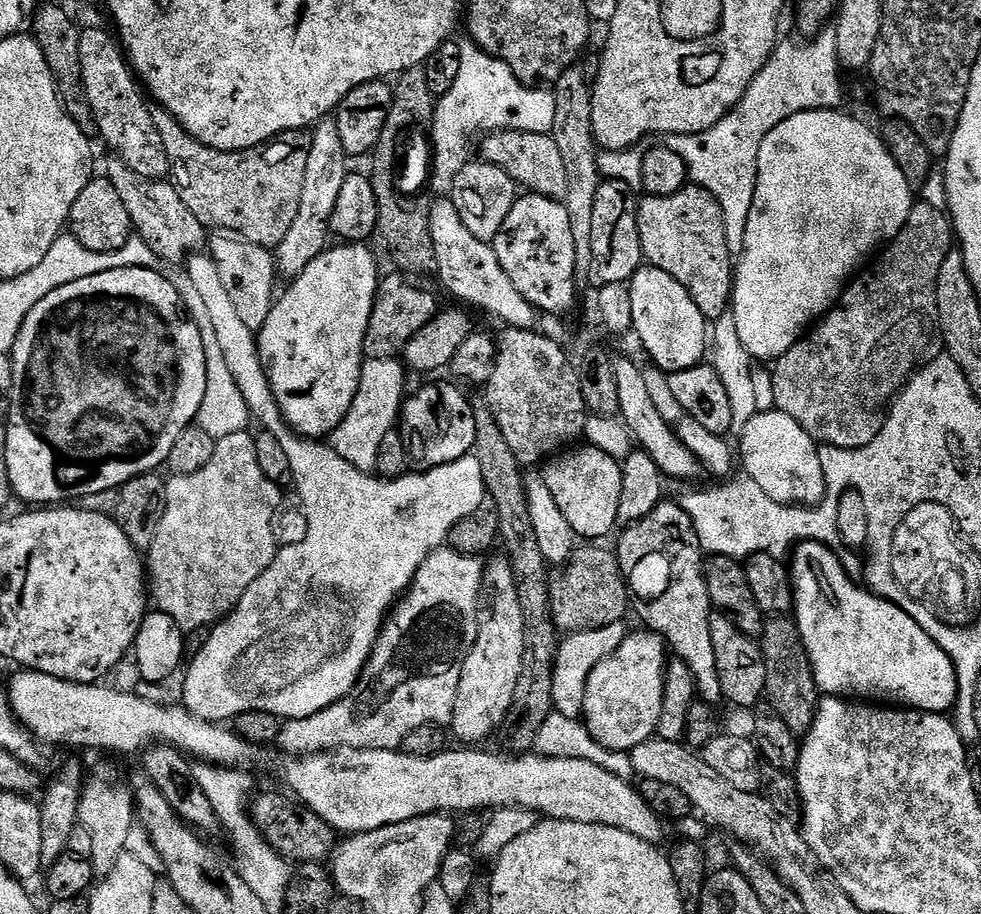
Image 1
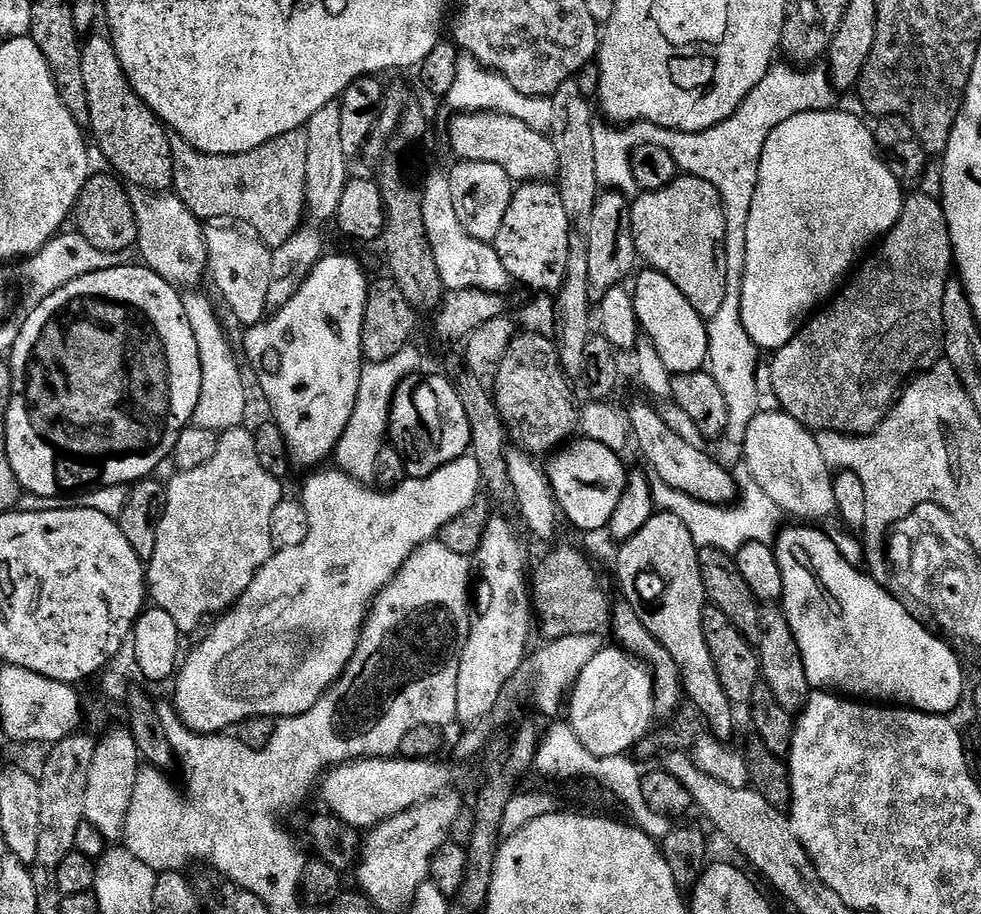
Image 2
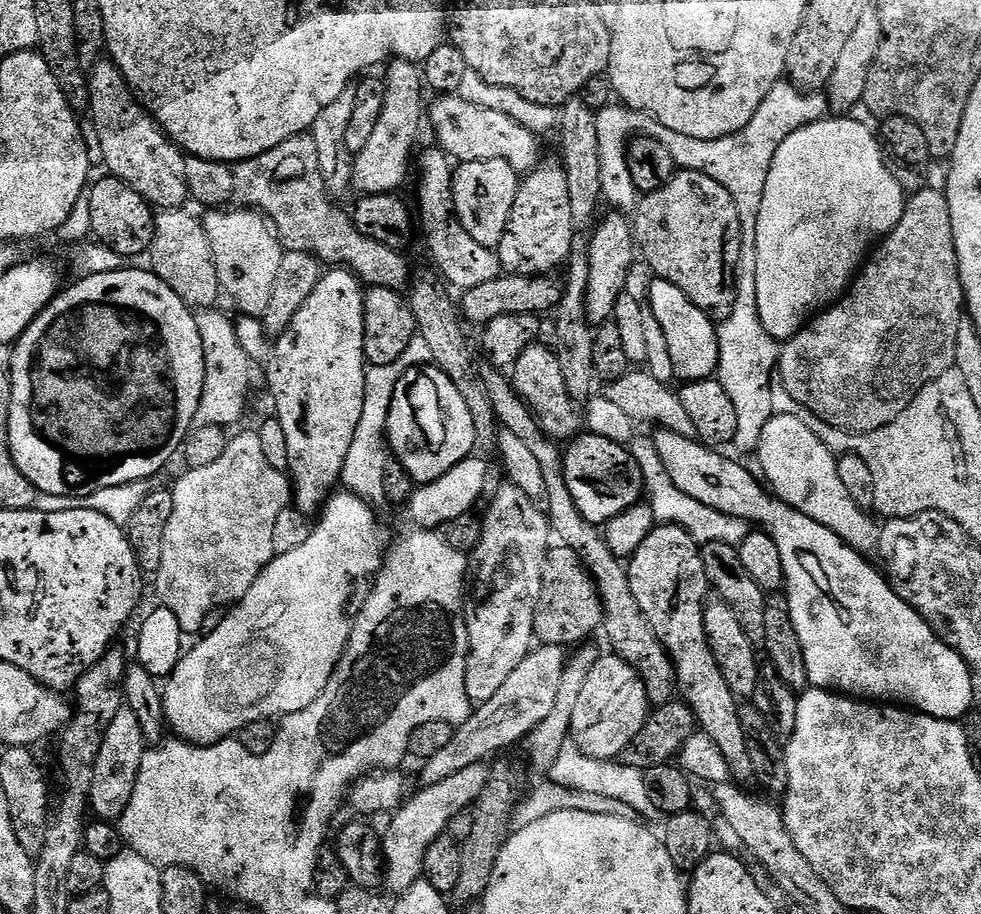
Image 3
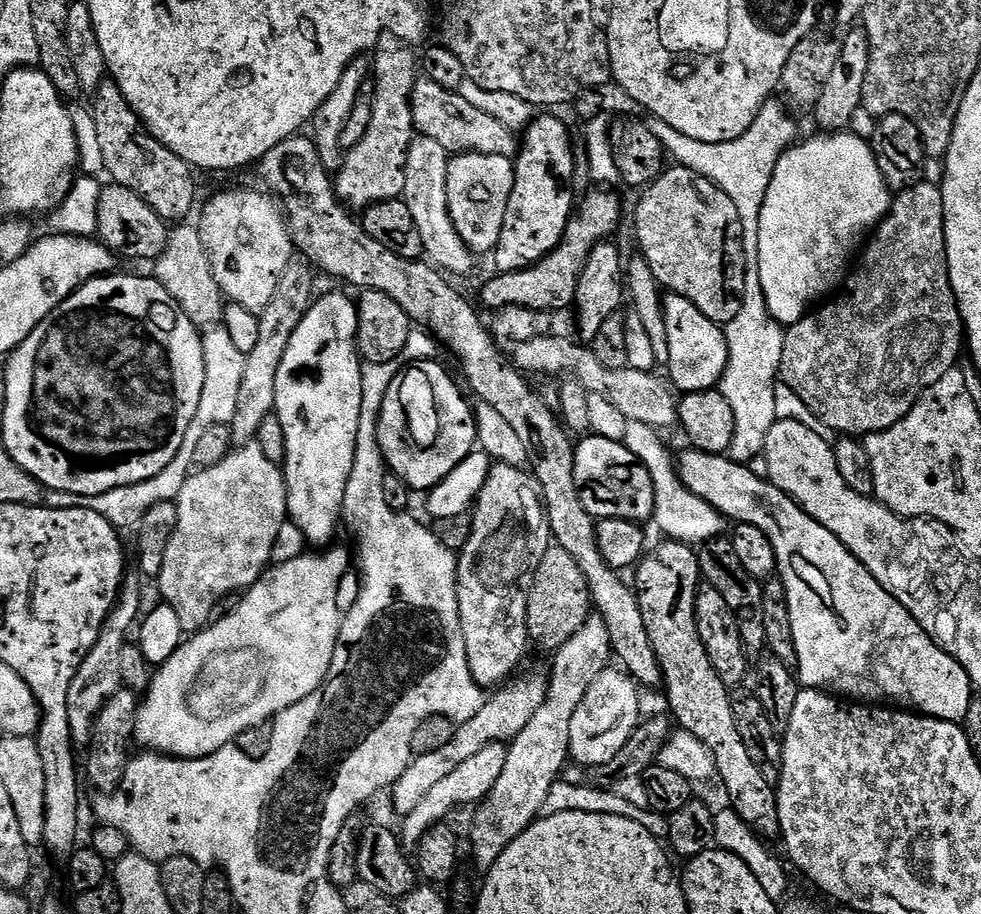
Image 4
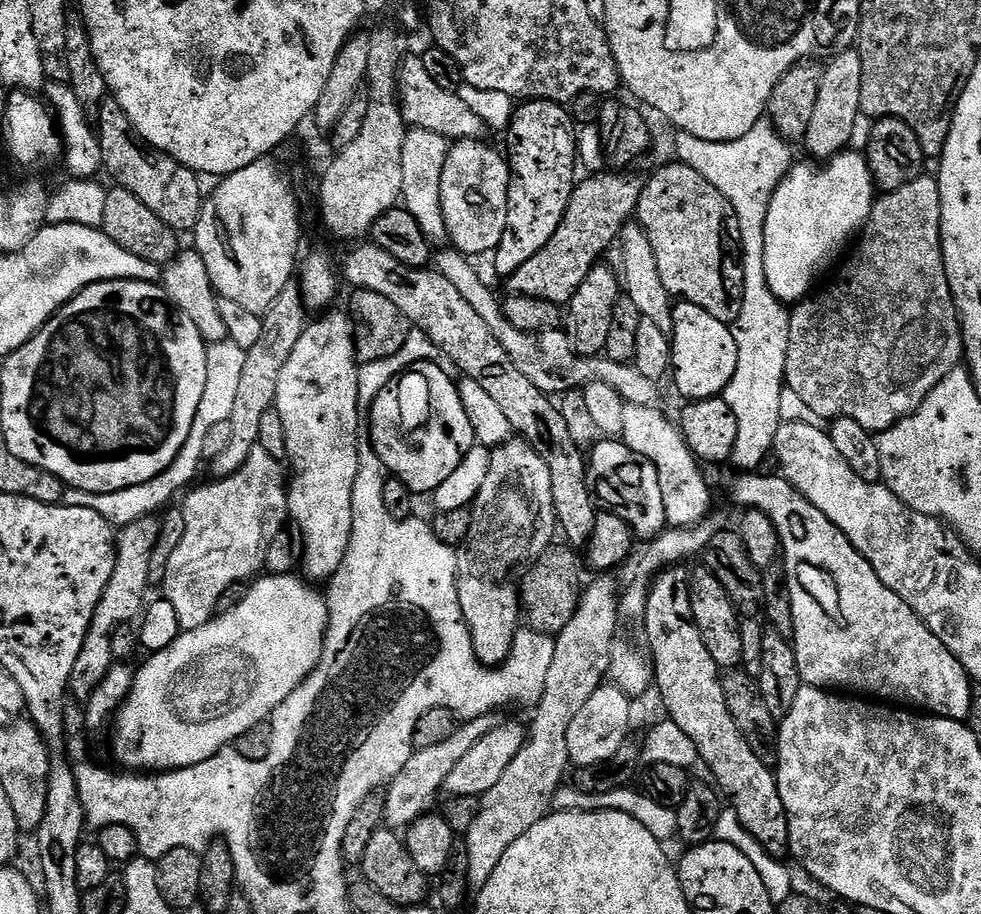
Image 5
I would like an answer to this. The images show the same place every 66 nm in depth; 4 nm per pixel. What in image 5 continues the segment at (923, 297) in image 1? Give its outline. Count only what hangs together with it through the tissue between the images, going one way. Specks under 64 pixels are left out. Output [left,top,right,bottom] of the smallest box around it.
[784,174,964,434]

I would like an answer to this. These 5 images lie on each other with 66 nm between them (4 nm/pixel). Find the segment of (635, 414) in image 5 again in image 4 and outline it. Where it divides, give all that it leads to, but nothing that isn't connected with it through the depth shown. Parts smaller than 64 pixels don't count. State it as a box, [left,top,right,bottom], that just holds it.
[622,420,725,546]

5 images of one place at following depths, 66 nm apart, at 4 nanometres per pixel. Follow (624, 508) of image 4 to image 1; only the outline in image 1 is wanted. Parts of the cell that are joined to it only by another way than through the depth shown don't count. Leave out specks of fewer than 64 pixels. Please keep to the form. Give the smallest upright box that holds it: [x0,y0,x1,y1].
[542,446,622,542]

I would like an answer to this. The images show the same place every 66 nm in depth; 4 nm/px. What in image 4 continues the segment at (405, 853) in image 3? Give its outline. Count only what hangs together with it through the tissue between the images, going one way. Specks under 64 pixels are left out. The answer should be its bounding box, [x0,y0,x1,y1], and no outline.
[402,743,507,845]

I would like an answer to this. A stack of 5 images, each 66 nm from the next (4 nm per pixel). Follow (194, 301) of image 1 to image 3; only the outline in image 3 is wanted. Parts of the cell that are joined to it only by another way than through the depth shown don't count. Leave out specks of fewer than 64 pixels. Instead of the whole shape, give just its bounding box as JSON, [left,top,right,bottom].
[195,307,250,429]

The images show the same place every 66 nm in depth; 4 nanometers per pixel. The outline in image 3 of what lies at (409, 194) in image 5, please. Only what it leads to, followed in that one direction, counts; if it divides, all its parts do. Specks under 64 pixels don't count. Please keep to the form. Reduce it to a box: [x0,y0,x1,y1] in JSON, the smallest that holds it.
[416,146,502,290]

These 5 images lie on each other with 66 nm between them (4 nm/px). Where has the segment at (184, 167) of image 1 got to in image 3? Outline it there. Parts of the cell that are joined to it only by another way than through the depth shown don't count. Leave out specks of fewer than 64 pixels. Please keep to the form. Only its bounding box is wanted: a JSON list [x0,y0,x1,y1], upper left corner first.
[184,134,410,289]

